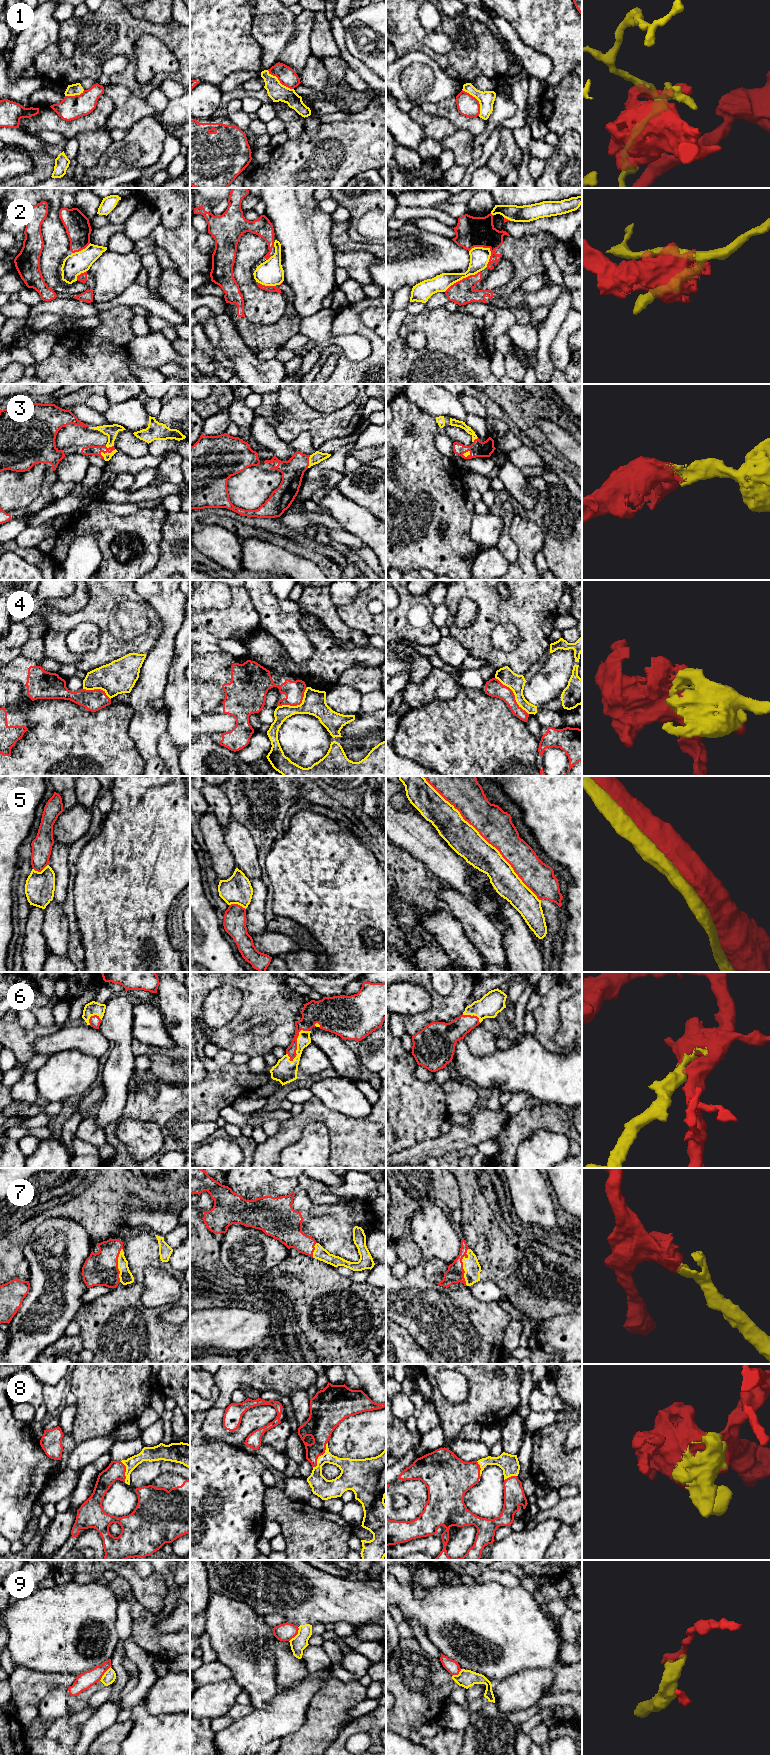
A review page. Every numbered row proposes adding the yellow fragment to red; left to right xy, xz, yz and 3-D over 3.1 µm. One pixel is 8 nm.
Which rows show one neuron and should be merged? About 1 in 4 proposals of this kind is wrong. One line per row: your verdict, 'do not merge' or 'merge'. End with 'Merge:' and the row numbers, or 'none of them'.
1: do not merge
2: do not merge
3: merge
4: do not merge
5: merge
6: merge
7: merge
8: merge
9: do not merge
Merge: 3, 5, 6, 7, 8

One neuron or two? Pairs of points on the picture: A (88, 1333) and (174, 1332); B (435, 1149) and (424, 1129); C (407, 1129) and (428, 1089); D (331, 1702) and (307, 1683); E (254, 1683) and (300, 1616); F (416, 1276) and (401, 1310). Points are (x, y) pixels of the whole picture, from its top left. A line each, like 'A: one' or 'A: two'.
A: one
B: two
C: one
D: two
E: two
F: one

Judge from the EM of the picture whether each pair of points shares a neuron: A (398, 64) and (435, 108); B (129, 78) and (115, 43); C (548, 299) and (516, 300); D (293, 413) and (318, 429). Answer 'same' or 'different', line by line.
A: different
B: same
C: same
D: same

